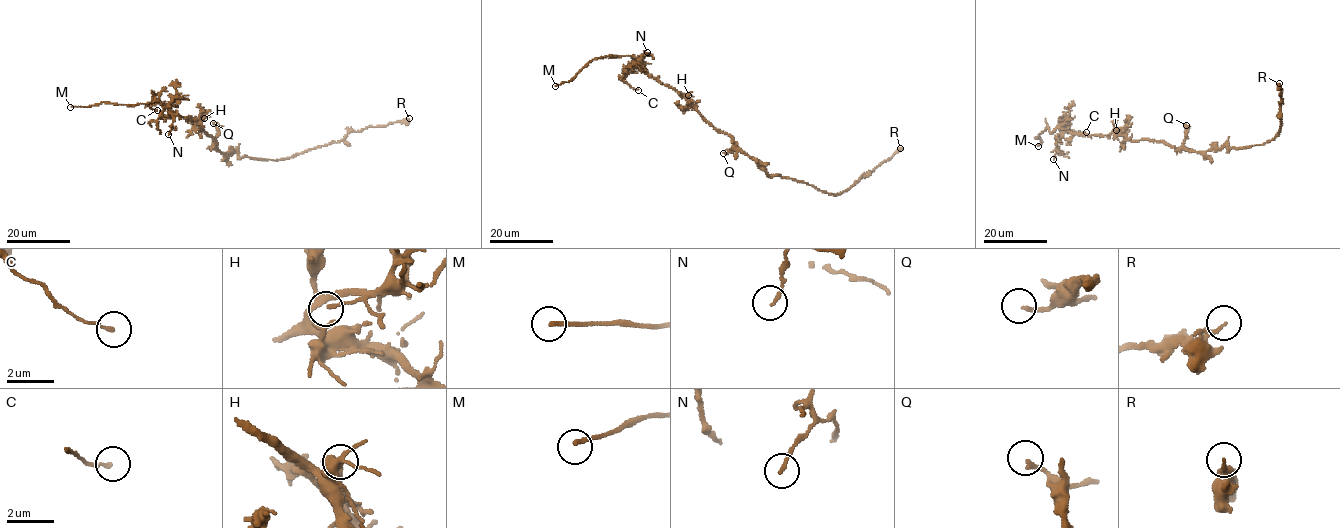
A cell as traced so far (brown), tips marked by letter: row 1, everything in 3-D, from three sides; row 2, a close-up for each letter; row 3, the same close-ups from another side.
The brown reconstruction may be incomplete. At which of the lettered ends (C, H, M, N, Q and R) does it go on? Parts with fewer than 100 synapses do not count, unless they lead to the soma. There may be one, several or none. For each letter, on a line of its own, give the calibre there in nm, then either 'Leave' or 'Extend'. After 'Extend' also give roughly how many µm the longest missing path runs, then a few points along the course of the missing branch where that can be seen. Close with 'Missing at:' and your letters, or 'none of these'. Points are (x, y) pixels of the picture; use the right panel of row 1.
C: Thickness 140 nm. Leave
H: Thickness 120 nm. Leave
M: Thickness 170 nm. Extend. Missing length about 10 µm
N: Thickness 120 nm. Leave
Q: Thickness 160 nm. Leave
R: Thickness 170 nm. Leave
Missing at: M

